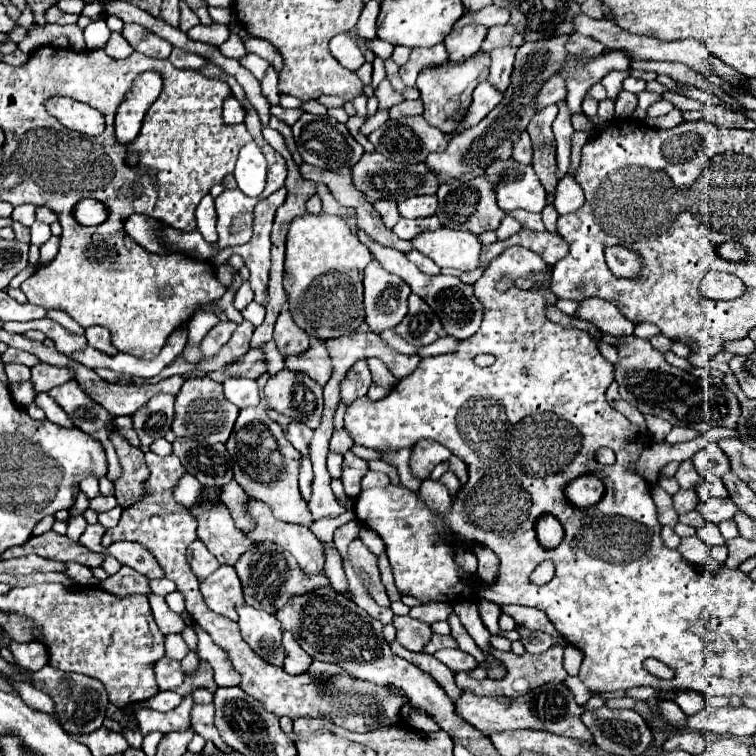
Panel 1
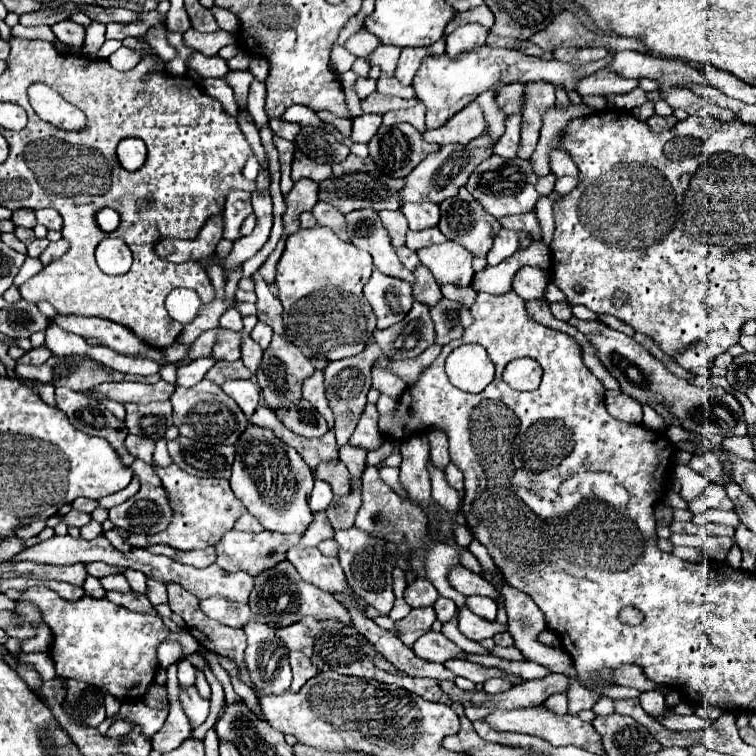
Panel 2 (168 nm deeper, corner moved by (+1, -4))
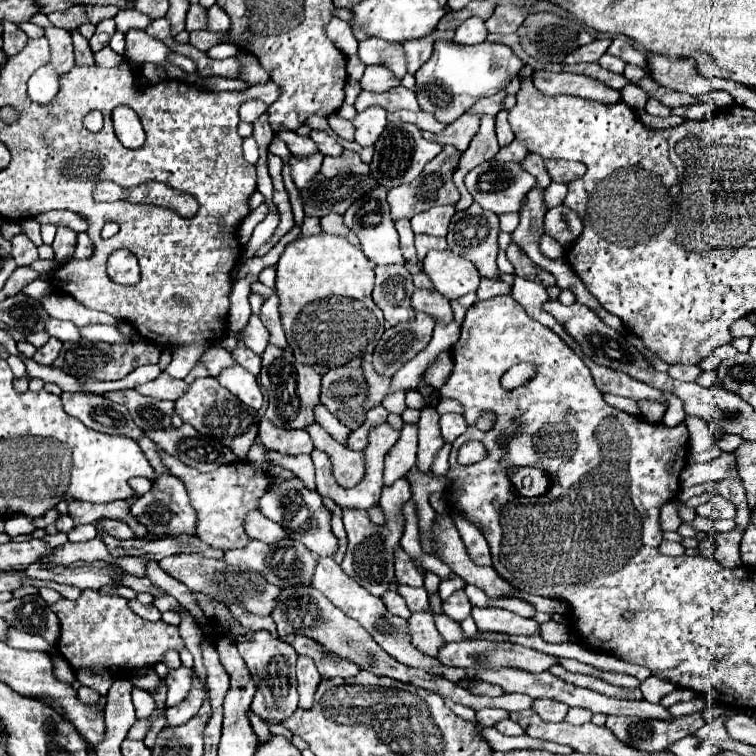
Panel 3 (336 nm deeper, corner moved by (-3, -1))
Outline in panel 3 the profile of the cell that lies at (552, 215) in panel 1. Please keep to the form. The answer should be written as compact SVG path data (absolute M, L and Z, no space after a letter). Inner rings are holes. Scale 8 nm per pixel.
M551 235L541 237L539 243L541 243L541 245L539 245L541 253L543 253L545 257L549 257L549 259L559 259L559 257L563 257L563 253L565 253L563 245L559 245L559 241L555 241Z

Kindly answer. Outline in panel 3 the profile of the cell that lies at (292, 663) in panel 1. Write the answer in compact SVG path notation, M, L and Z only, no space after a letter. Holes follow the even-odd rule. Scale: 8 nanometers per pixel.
M299 657L297 659L297 693L299 693L299 707L309 709L313 705L313 693L321 681L319 671L315 669L315 663L311 657Z

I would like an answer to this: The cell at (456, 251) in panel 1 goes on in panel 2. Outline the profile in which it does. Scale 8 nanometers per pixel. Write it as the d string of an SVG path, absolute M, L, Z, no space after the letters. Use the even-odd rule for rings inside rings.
M447 240L445 244L421 248L417 250L417 256L421 264L431 270L431 274L441 286L443 284L469 286L473 280L473 274L475 274L471 266L473 256L455 242Z

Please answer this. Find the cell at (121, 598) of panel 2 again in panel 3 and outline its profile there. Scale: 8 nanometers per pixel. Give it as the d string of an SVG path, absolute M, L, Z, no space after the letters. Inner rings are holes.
M131 599L131 601L129 601L129 609L131 609L133 613L137 613L139 617L147 619L147 621L159 621L159 619L161 619L161 611L159 611L155 605L143 605L143 603L139 603L137 599Z

